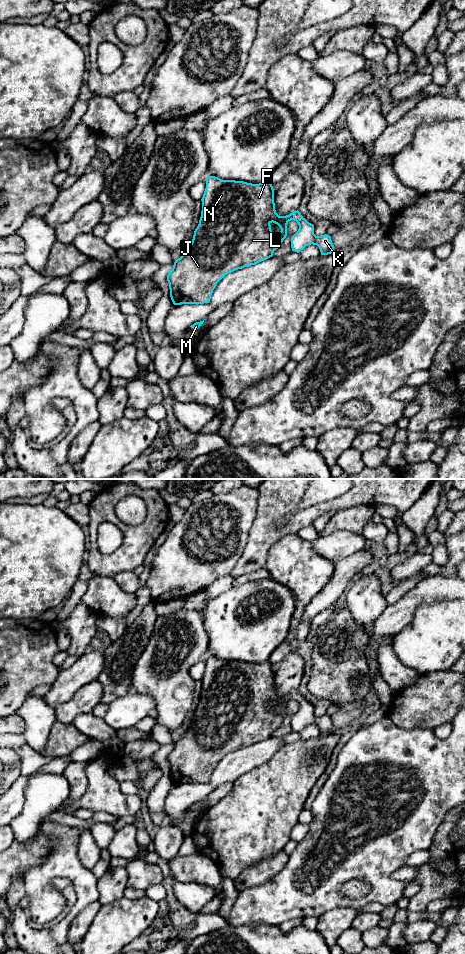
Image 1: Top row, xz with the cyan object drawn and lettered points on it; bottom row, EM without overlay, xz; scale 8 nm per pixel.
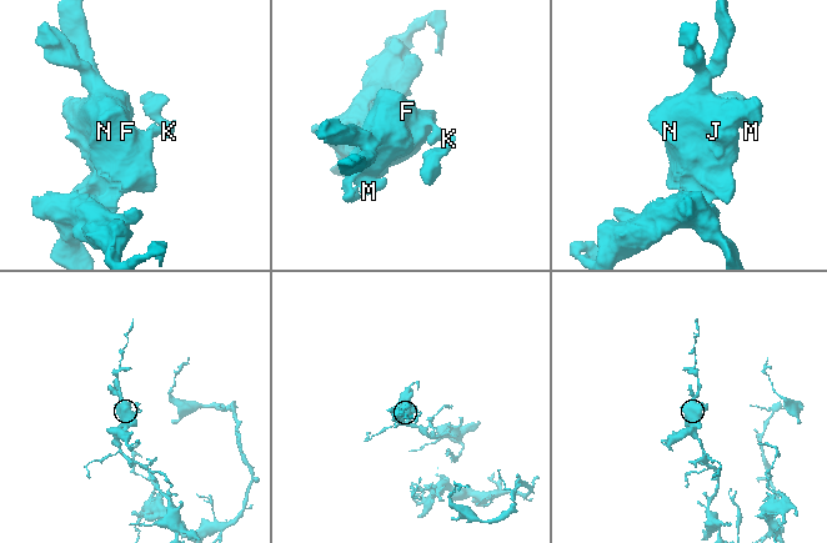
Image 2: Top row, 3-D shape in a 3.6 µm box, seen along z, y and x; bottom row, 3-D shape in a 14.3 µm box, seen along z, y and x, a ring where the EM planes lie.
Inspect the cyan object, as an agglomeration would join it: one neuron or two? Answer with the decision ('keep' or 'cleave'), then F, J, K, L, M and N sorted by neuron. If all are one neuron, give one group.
keep; groups F J K L M N

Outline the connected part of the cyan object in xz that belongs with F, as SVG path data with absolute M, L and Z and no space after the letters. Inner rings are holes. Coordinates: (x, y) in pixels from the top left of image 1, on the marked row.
M207 176L206 188L201 199L202 211L199 224L194 231L193 239L187 251L174 262L173 268L167 275L170 297L174 305L209 303L217 283L228 273L255 265L273 256L287 236L287 224L294 220L298 223L298 231L291 237L292 251L299 253L308 245L317 245L321 255L334 252L331 236L324 234L316 236L314 225L309 223L300 212L294 211L286 216L279 216L275 210L274 189L268 182L252 184L243 181L222 180L215 176ZM271 223L277 224L281 231L275 233L271 230Z

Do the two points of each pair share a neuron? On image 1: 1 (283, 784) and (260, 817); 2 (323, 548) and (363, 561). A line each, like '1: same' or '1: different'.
1: same
2: different

